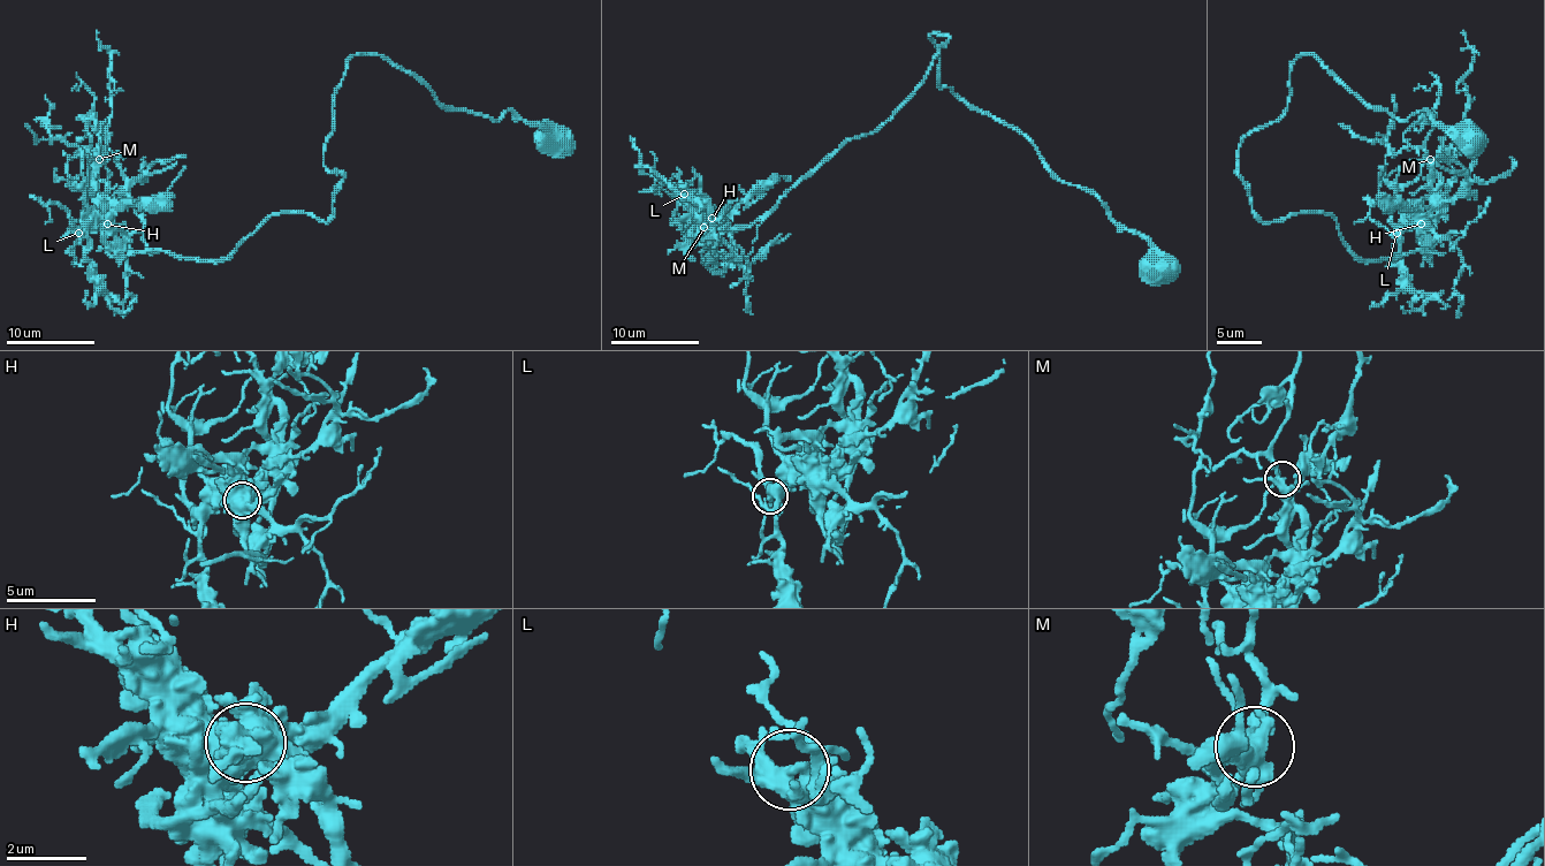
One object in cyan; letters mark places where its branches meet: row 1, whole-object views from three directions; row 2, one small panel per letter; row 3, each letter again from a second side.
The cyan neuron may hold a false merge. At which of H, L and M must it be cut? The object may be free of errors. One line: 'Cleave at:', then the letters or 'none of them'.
Cleave at: none of them

